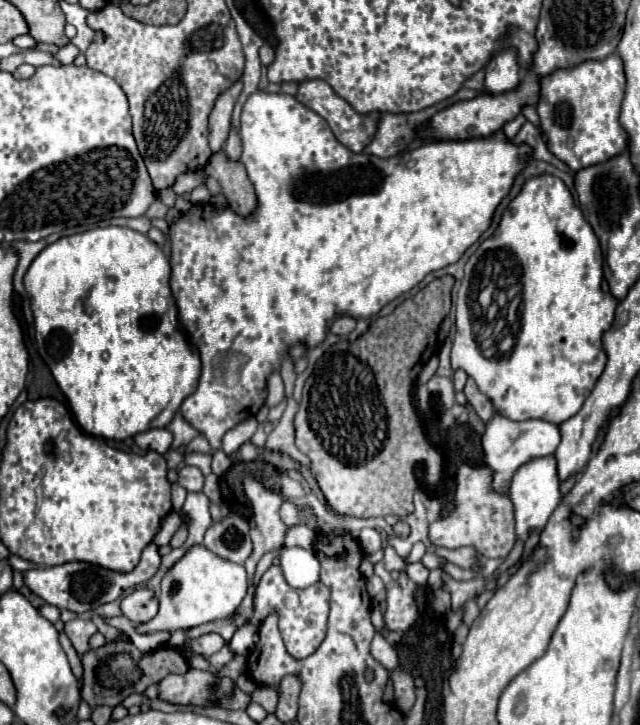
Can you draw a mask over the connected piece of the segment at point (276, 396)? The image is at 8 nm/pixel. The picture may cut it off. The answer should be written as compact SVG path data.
M273 372L268 379L268 393L265 405L273 407L280 404L286 397L285 388L278 372Z

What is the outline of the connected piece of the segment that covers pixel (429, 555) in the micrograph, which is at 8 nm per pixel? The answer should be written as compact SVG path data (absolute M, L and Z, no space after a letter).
M426 552L424 558L422 558L422 564L424 564L428 570L434 570L434 568L440 568L442 564L446 564L446 558L438 556L436 552Z

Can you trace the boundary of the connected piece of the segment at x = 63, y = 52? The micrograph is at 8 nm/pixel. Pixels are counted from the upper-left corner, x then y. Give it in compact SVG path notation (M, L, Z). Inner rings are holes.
M66 44L66 46L62 46L62 48L56 52L56 58L58 58L62 64L72 64L76 56L78 56L78 48L76 48L74 44Z

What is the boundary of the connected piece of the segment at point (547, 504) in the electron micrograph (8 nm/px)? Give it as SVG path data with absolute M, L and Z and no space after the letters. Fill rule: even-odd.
M542 456L538 460L530 460L514 472L512 482L510 482L510 498L514 504L514 514L516 514L516 536L520 540L526 540L532 530L542 530L550 518L550 514L556 510L560 504L560 480L556 474L556 464L554 456Z

